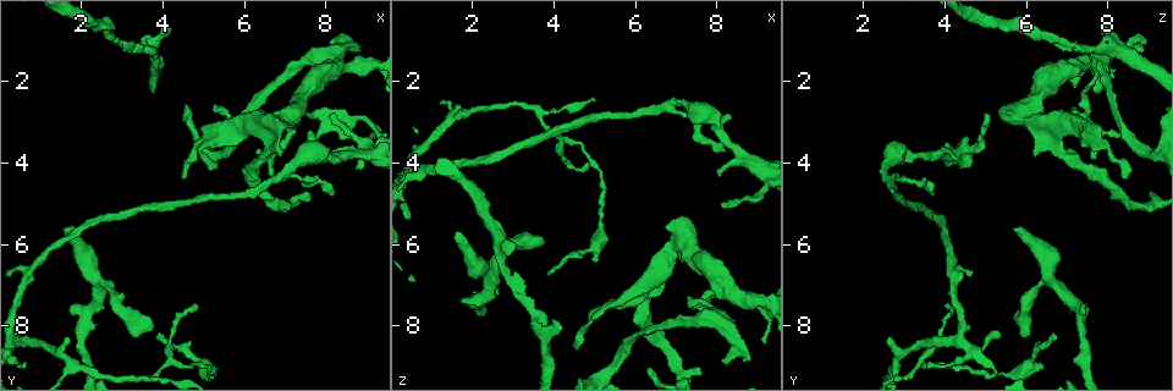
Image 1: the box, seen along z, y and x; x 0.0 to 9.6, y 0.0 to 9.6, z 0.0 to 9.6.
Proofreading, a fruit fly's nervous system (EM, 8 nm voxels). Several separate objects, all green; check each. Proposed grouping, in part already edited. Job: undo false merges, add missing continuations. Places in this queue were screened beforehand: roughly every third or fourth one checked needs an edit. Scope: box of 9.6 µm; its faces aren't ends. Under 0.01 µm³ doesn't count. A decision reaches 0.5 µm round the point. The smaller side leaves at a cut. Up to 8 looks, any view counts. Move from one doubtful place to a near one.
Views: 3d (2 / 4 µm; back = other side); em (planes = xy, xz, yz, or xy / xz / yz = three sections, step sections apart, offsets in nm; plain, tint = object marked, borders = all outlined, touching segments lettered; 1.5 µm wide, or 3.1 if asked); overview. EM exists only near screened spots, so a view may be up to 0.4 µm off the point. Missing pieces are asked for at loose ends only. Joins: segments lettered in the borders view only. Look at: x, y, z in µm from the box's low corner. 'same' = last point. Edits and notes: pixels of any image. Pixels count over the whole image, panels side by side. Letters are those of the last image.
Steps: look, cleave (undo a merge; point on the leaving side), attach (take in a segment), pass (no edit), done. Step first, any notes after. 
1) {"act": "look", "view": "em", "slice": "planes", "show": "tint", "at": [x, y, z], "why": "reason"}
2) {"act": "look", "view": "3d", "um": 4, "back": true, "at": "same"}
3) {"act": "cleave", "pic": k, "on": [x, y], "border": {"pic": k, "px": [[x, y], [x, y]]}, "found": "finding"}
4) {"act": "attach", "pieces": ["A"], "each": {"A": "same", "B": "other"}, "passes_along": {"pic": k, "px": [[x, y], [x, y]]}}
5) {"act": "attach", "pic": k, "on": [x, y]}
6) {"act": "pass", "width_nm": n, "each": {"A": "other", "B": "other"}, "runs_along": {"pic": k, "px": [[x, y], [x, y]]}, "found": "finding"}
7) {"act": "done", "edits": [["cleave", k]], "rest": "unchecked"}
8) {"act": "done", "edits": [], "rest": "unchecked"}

{"act": "look", "view": "em", "slice": "xy", "step": 8, "show": "borders", "at": [7.90, 2.90, 7.20], "why": "abrupt turn"}

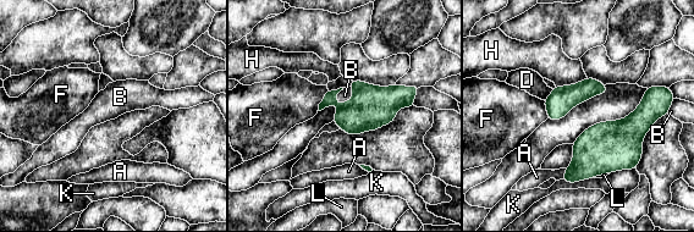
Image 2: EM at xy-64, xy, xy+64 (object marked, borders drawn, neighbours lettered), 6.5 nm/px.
{"act": "pass", "each": {"A": "other", "B": "other", "D": "other", "F": "other", "H": "other", "K": "other", "L": "other"}, "border": {"pic": 2, "px": [[354, 90], [348, 100], [335, 101]]}, "found": "one cell here"}

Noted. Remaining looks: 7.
{"act": "look", "view": "em", "slice": "xz", "step": 8, "show": "borders", "at": [8.85, 1.25, 8.90], "why": "an open end"}

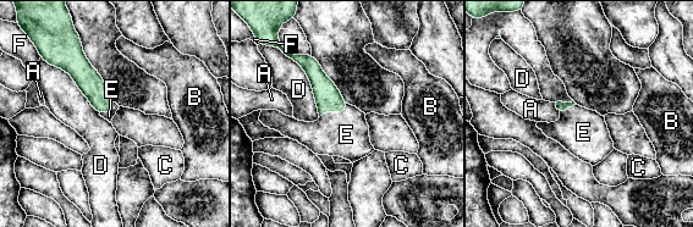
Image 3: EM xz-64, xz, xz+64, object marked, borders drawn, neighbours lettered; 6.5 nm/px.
{"act": "look", "view": "em", "slice": "planes", "show": "borders", "at": "same", "why": "another direction"}

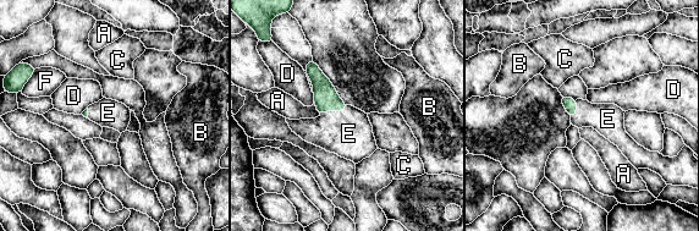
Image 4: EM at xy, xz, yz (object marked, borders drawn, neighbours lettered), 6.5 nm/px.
{"act": "attach", "pieces": ["E"], "each": {"A": "other", "B": "other", "C": "other", "D": "other", "E": "same", "F": "other"}, "found": "the cell continues"}

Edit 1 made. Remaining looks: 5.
{"act": "look", "view": "3d", "um": 4, "at": [8.20, 4.75, 3.75], "why": "tapers out"}

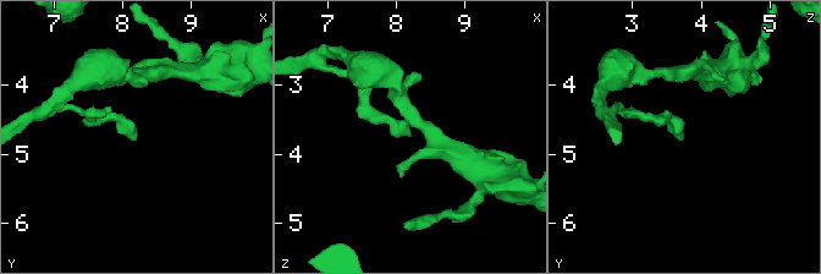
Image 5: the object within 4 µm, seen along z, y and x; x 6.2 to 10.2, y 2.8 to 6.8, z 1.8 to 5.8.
{"act": "look", "view": "em", "slice": "planes", "show": "tint", "at": [8.15, 4.75, 3.70], "why": "now the EM"}

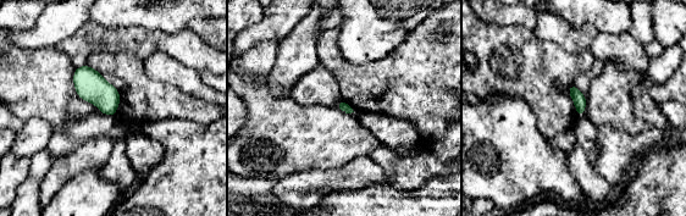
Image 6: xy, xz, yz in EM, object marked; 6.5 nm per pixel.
{"act": "look", "view": "em", "slice": "planes", "show": "borders", "at": "same", "why": "see the neighbours"}

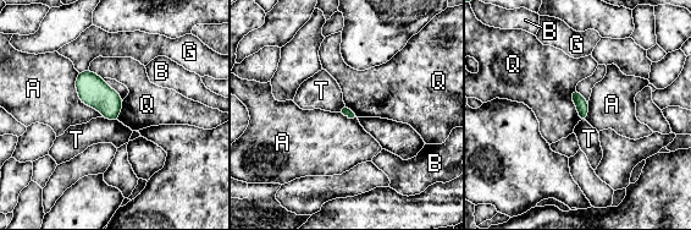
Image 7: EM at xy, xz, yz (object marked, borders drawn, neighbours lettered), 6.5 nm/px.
{"act": "pass", "longest_contact_nm": ["A", 340], "each": {"A": "other", "B": "other", "G": "other", "Q": "other", "T": "other"}, "found": "no lettered segment goes on from it"}

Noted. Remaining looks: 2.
{"act": "done", "edits": [["attach", 4]], "rest": "unchecked"}

